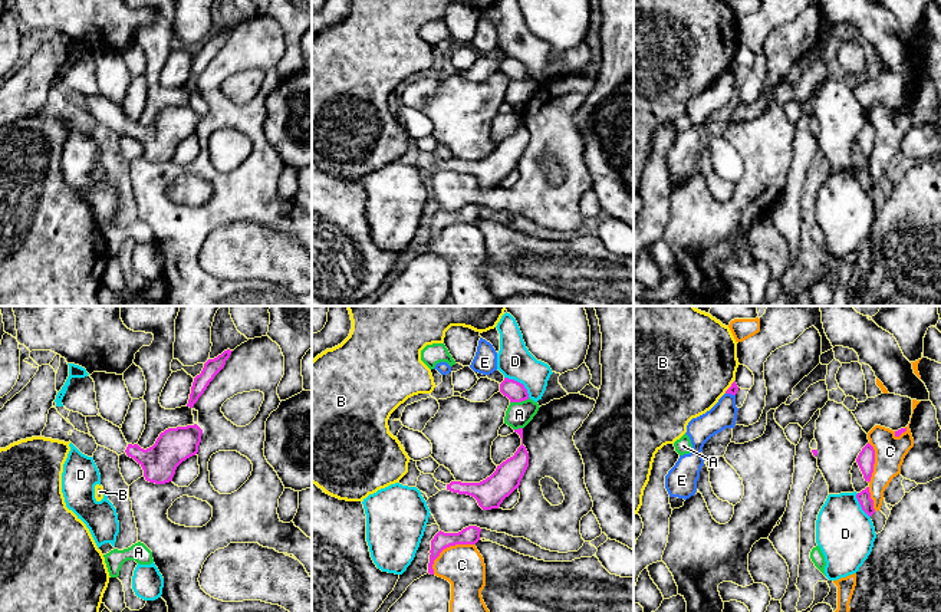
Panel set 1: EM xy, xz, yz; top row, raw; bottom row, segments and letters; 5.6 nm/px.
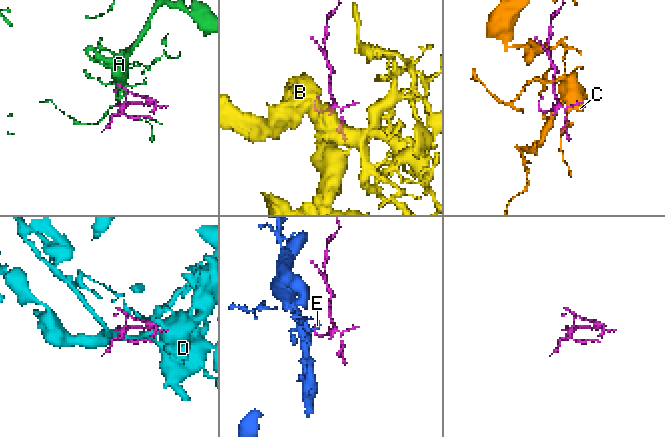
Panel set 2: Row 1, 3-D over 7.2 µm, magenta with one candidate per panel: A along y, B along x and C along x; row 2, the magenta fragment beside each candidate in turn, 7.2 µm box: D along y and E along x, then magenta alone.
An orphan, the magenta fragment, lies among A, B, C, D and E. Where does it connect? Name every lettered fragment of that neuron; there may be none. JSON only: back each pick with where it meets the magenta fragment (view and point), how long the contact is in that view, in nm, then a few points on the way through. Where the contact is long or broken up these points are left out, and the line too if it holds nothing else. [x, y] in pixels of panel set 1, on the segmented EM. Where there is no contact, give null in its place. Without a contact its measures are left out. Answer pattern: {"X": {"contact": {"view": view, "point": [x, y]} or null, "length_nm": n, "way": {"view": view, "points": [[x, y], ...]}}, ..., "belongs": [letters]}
{"belongs": []}

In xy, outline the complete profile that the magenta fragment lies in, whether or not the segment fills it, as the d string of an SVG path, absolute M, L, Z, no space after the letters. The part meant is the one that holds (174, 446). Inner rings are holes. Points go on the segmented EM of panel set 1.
M99 415L86 417L86 424L98 445L134 458L142 467L145 480L155 484L172 481L177 467L198 453L203 434L197 424L168 428L152 447L144 450L128 444L121 428Z

